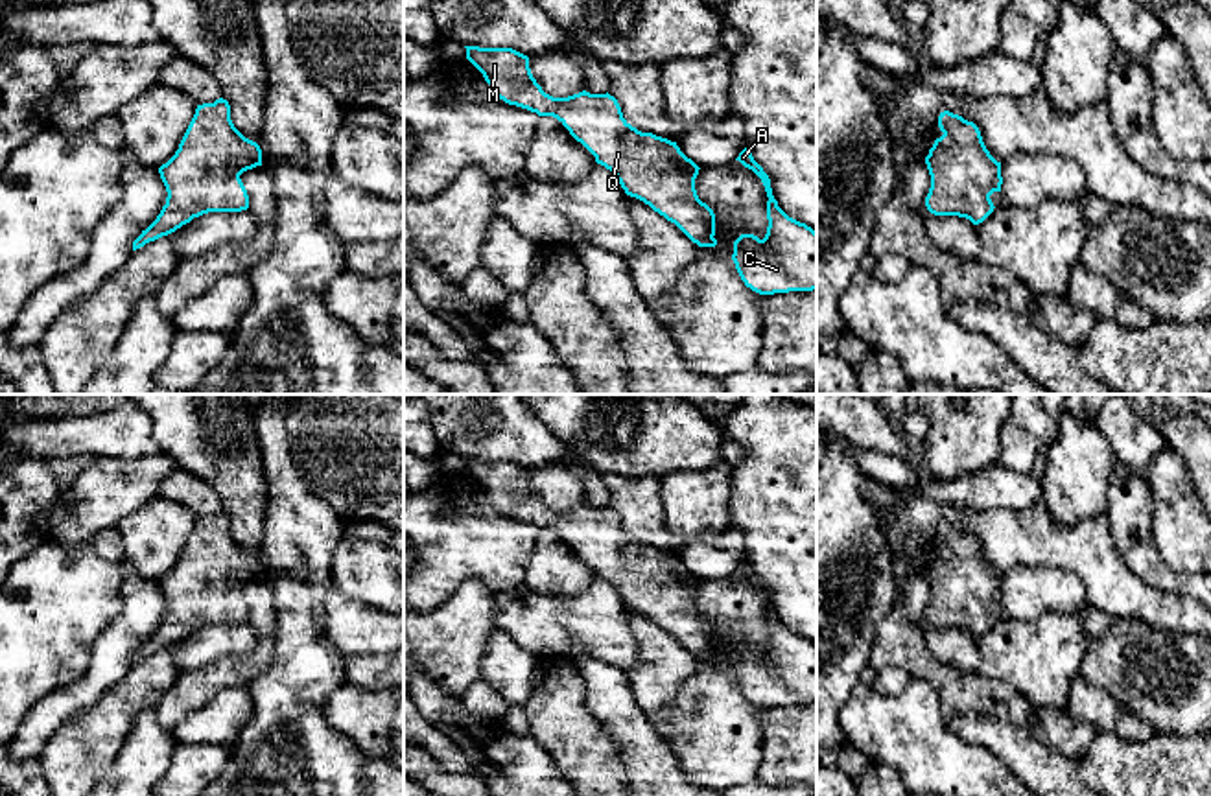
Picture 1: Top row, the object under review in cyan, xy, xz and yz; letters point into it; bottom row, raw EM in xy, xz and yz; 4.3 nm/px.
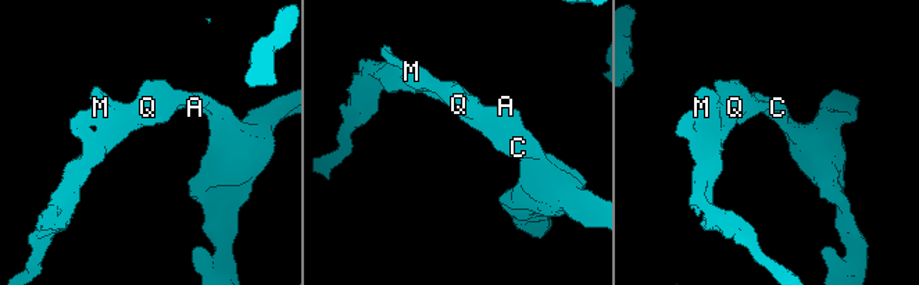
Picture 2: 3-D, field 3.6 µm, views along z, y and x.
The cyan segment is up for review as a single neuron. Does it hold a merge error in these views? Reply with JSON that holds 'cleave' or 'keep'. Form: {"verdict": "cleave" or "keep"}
{"verdict": "keep"}

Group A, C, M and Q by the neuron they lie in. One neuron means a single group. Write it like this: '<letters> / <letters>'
A C M Q

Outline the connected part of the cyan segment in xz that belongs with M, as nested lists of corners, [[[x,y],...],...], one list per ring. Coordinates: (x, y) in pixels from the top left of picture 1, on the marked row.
[[[464,48],[500,100],[557,118],[597,164],[616,175],[627,195],[675,223],[699,247],[717,245],[715,214],[695,190],[700,168],[676,142],[632,127],[608,92],[546,94],[531,74],[529,57],[512,48]]]

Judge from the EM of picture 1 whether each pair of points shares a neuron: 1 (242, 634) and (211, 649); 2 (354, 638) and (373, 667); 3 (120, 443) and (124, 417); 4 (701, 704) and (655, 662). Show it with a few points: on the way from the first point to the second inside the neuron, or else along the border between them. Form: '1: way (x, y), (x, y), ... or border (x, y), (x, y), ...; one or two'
1: way (235, 640), (218, 642); one
2: border (384, 653), (351, 655), (347, 658); two
3: way (120, 437), (124, 422); one
4: border (701, 660), (677, 699), (649, 715); two

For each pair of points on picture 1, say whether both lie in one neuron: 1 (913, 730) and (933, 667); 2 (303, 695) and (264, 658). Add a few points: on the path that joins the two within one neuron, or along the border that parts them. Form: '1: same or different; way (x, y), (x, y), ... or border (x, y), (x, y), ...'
1: different; border (913, 678), (922, 678), (935, 691), (944, 723)
2: different; border (279, 621), (271, 664), (244, 686)

